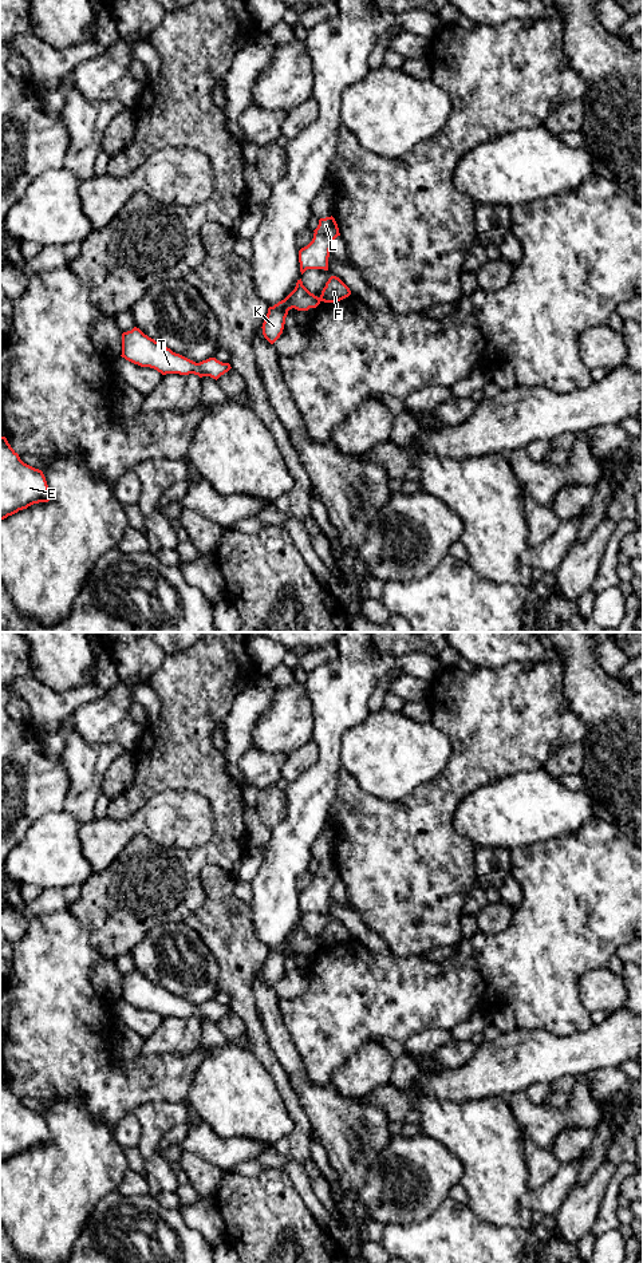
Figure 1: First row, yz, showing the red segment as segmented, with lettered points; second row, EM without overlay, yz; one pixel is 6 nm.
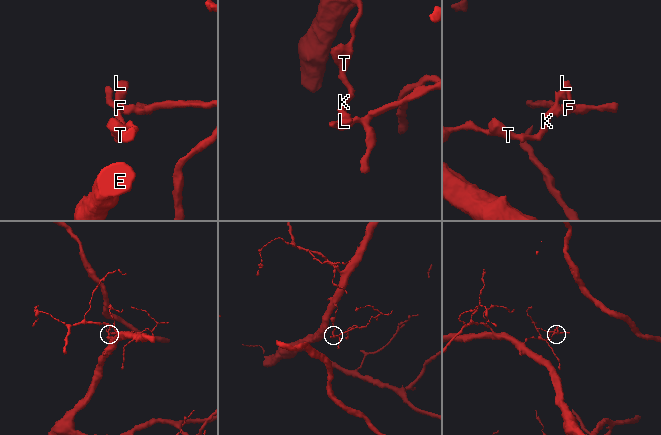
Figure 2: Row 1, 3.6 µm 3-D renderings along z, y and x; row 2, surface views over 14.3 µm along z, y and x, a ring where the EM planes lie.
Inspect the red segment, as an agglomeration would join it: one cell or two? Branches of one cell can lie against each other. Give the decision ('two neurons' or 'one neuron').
two neurons

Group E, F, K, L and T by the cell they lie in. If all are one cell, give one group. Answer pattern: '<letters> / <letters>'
E K L T / F

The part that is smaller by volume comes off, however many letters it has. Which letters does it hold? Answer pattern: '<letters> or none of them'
F

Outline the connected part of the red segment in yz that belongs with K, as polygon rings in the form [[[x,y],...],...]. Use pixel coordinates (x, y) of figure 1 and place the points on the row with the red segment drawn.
[[[301,279],[297,280],[295,289],[284,300],[268,308],[267,317],[261,327],[264,338],[273,344],[283,333],[289,309],[308,311],[309,308],[316,308],[320,301],[320,297],[311,293],[303,285]]]

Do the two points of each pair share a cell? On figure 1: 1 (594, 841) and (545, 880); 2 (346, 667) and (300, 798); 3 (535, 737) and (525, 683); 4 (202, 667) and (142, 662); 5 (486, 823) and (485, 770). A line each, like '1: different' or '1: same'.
1: same
2: same
3: same
4: different
5: different

